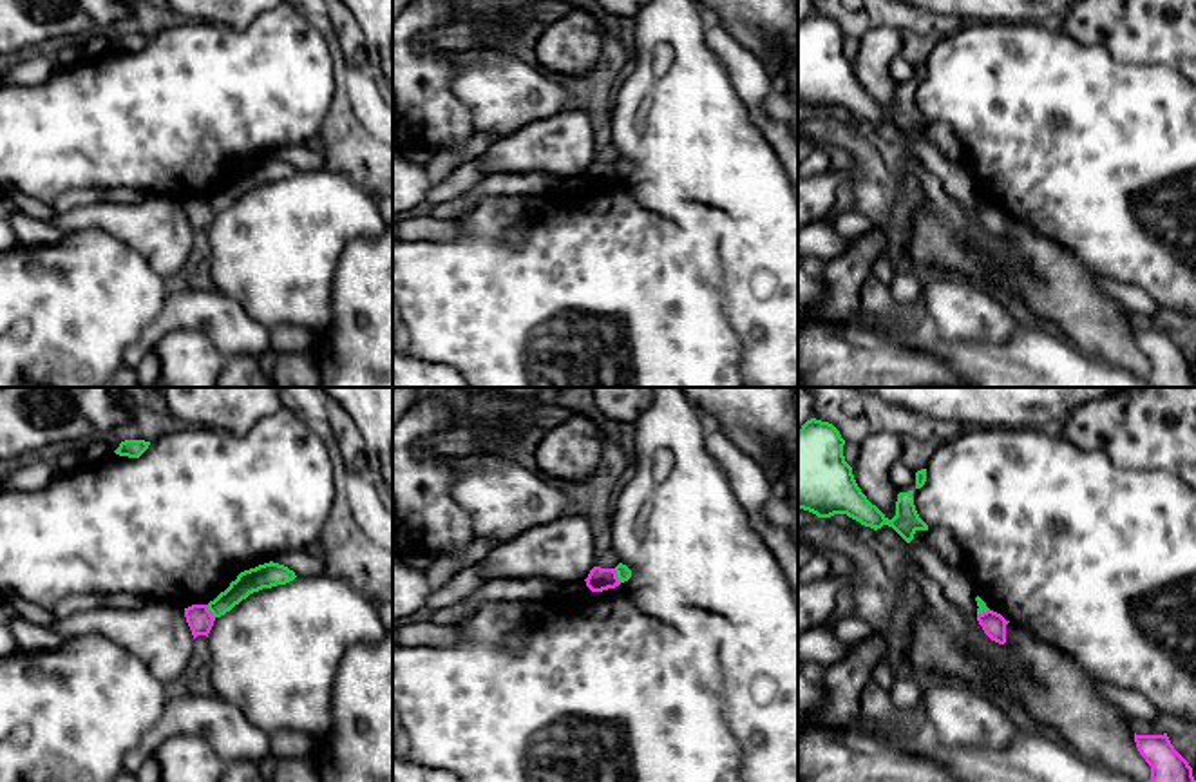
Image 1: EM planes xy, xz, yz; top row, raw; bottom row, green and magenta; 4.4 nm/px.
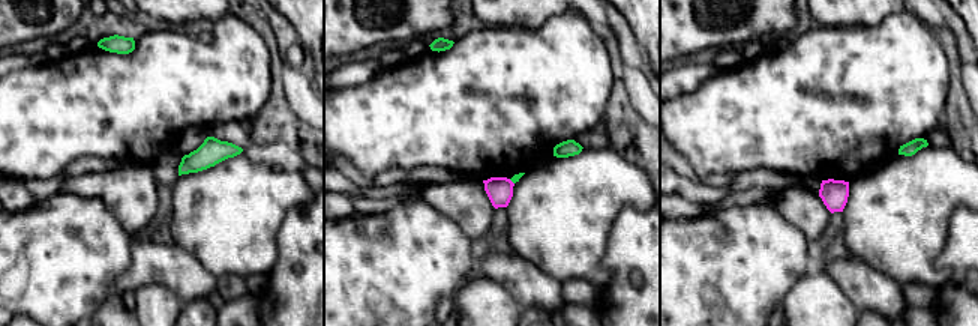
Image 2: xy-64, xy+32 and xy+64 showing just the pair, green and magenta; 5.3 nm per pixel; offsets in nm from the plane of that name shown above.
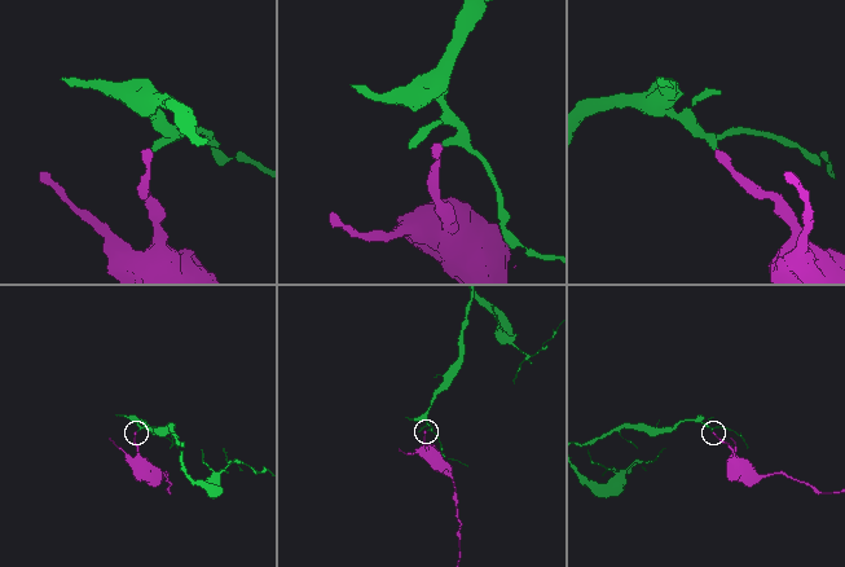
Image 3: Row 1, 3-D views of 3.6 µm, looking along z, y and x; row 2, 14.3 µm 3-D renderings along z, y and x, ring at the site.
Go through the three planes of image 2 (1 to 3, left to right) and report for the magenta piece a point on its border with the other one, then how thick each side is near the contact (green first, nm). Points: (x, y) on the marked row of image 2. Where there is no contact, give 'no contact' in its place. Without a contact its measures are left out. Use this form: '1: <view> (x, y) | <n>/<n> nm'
1: no contact
2: xy+32 (512, 181) | 40/140 nm
3: no contact

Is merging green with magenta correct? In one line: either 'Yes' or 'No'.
No

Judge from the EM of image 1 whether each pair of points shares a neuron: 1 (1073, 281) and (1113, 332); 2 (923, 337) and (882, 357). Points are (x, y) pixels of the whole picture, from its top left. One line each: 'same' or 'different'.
1: same
2: different

